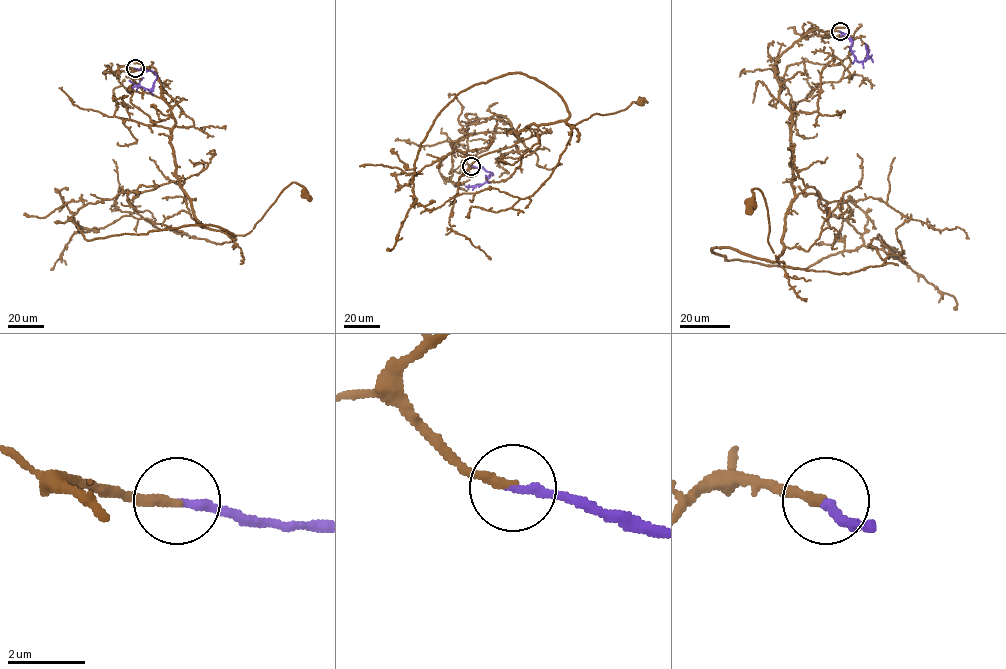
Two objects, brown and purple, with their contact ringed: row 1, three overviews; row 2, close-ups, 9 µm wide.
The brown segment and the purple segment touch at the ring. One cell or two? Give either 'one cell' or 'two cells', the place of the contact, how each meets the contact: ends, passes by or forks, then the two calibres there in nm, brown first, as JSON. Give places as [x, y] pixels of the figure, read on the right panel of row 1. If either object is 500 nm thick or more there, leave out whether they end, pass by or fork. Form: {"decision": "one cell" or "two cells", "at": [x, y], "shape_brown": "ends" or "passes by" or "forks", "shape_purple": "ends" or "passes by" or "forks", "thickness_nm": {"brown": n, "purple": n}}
{"decision": "one cell", "at": [840, 31], "shape_brown": "ends", "shape_purple": "ends", "thickness_nm": {"brown": 240, "purple": 240}}

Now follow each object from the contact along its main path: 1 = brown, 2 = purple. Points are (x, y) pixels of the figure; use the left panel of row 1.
1: (135, 68), (155, 69), (174, 120), (176, 177), (206, 227), (245, 235), (289, 185), (298, 183), (305, 194)
2: (135, 68), (154, 73), (156, 76), (153, 89), (129, 80)

